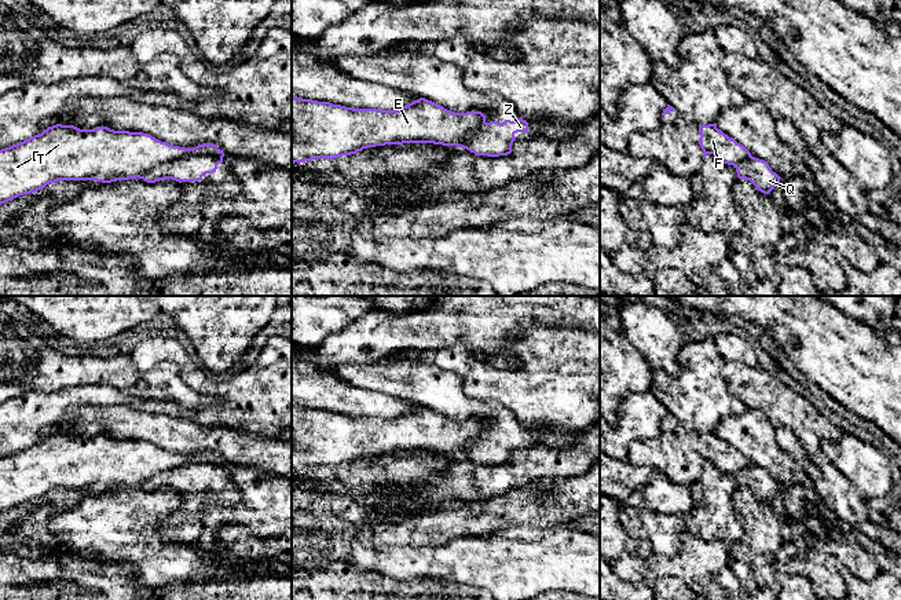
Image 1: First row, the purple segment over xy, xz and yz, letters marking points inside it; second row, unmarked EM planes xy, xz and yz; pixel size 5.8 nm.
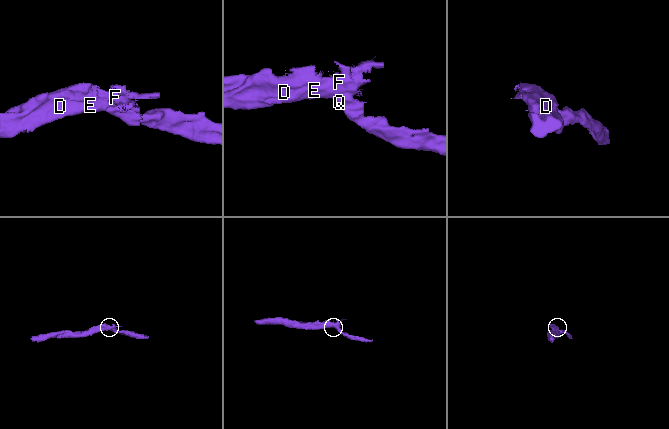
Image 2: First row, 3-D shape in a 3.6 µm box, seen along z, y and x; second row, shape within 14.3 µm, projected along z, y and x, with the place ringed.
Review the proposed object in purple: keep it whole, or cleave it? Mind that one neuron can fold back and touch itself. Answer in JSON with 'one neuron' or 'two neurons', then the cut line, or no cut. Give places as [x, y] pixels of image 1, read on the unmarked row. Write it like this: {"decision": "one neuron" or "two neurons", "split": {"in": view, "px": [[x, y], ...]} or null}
{"decision": "two neurons", "split": {"in": "xy", "px": [[222, 464], [185, 463], [153, 475], [140, 486]]}}

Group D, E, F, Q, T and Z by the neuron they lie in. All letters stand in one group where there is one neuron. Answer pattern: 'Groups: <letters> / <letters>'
Groups: D E F T / Q Z

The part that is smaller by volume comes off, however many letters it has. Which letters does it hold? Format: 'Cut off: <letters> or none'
Cut off: Q, Z

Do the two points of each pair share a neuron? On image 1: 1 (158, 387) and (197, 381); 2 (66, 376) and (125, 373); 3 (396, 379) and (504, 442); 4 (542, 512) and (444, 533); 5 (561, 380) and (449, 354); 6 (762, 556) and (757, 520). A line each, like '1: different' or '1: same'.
1: different
2: same
3: same
4: same
5: same
6: same

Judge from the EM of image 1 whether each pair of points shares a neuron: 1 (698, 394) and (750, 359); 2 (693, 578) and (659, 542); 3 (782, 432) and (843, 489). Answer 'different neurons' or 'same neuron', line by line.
1: same neuron
2: different neurons
3: same neuron

